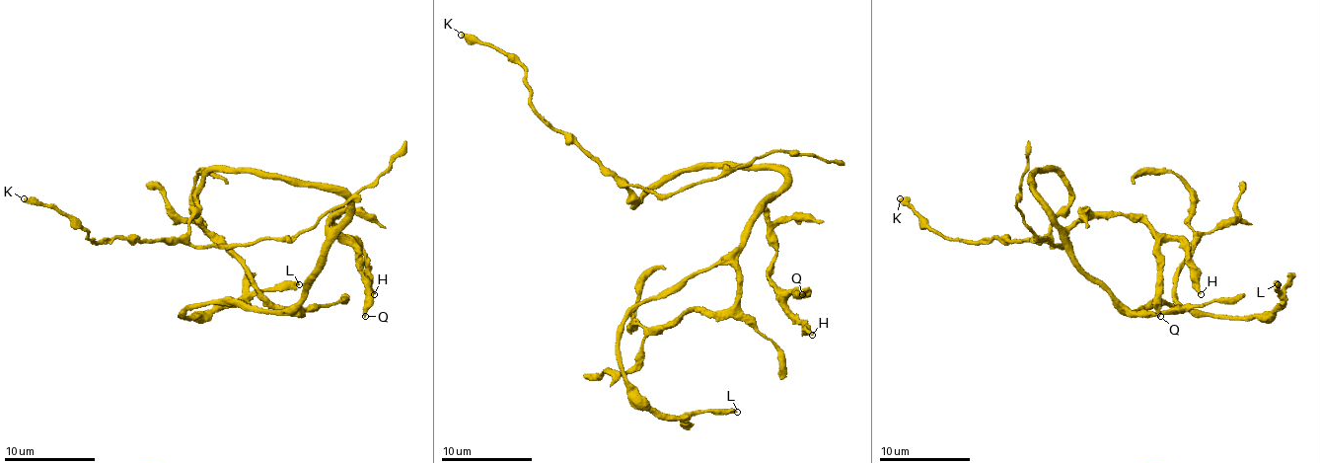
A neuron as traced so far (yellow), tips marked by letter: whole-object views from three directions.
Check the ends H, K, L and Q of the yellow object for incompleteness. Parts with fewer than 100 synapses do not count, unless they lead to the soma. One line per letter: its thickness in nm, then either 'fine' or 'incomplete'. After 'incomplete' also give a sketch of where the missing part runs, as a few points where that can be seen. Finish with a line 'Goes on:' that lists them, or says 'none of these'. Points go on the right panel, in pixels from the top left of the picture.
H: 320 nm thick; fine
K: 440 nm thick; fine
L: 460 nm thick; fine
Q: 320 nm thick; fine
Goes on: none of these

